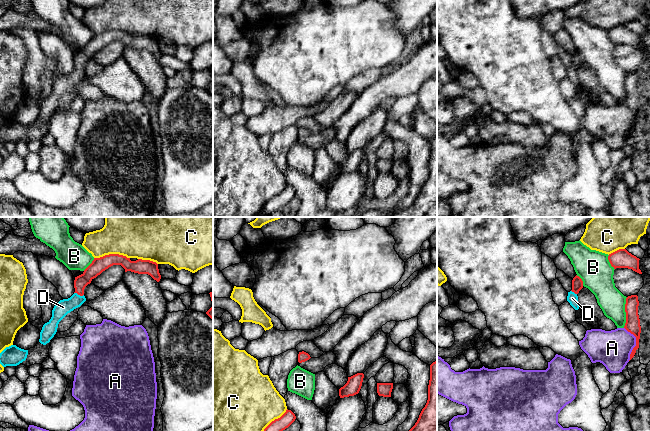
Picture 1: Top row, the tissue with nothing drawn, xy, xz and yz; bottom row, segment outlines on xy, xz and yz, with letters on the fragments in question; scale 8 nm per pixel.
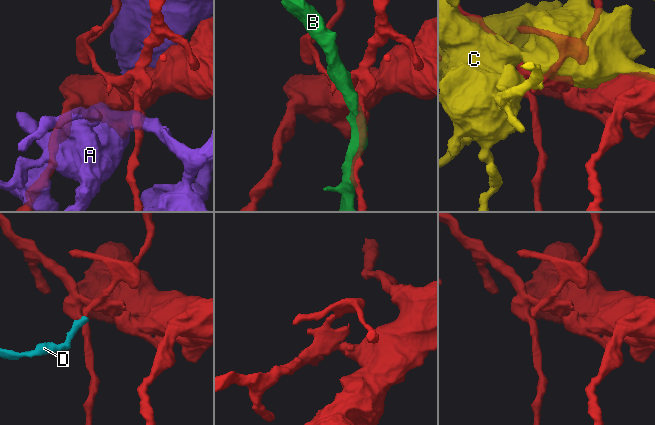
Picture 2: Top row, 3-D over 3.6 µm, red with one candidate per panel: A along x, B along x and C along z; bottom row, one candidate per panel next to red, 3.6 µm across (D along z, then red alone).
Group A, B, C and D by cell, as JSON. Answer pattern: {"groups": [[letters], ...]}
{"groups": [["A"], ["B"], ["C"], ["D"]]}

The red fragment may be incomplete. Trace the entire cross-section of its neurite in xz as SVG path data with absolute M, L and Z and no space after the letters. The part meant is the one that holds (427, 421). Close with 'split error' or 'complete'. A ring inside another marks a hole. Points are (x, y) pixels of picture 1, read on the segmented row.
M437 360L430 365L427 403L409 431L437 431Z; complete

